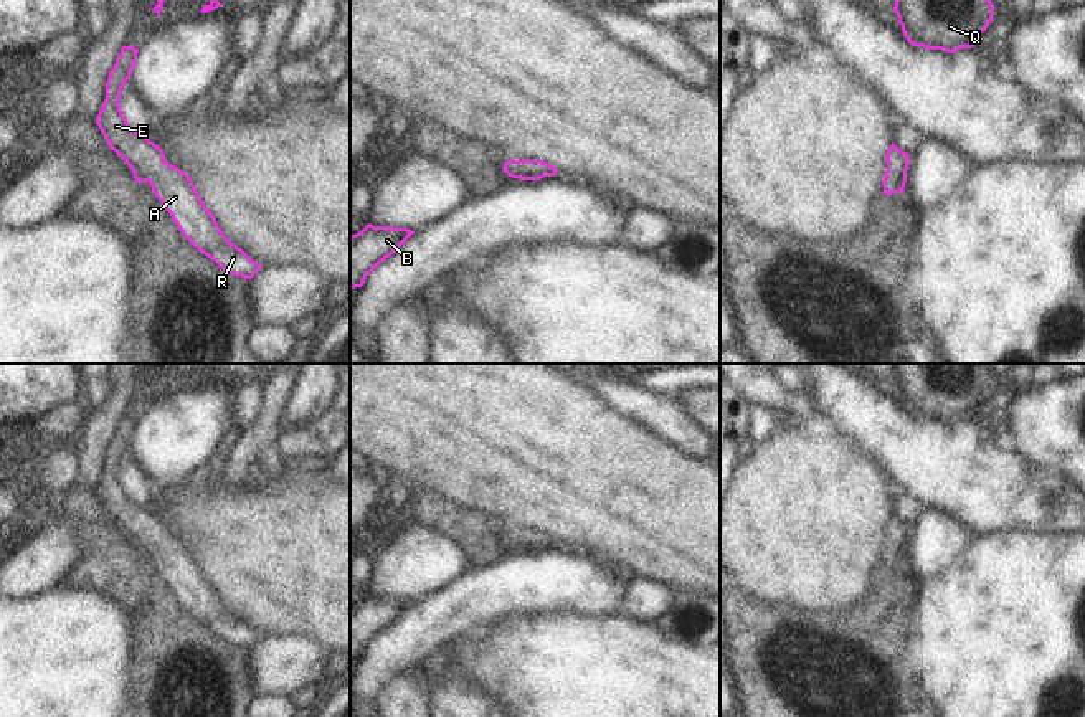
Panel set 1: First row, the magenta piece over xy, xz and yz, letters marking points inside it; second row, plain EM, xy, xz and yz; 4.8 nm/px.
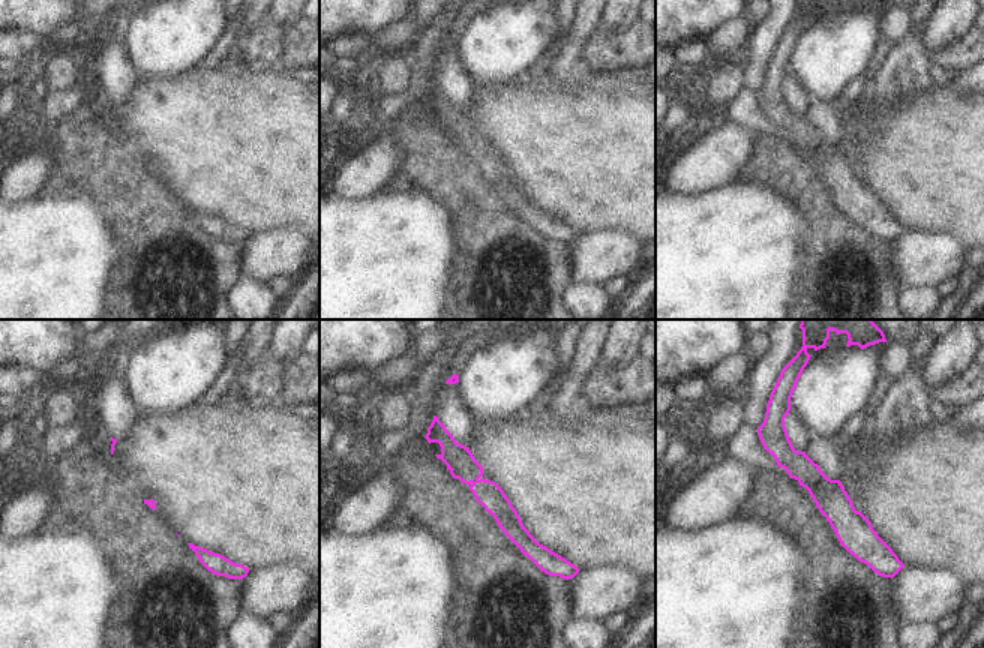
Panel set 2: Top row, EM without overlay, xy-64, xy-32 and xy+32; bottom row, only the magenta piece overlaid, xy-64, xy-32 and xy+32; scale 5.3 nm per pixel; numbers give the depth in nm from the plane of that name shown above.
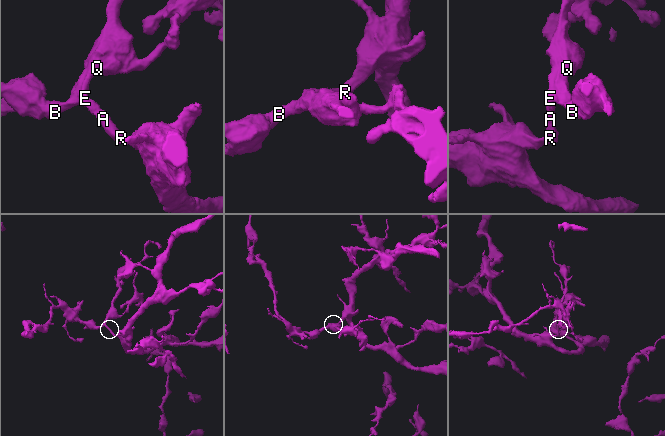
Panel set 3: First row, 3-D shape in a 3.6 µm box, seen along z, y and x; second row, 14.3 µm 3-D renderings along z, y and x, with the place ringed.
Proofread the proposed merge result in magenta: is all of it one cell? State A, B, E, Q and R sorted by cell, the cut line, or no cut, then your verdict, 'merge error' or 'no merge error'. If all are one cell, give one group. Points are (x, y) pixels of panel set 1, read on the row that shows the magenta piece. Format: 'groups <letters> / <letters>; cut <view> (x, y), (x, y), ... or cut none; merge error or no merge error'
groups A B E Q R; cut none; no merge error

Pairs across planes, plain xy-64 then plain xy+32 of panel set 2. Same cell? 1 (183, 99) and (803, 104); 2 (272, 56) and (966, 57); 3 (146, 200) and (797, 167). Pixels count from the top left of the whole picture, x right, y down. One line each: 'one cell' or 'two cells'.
1: two cells
2: one cell
3: one cell

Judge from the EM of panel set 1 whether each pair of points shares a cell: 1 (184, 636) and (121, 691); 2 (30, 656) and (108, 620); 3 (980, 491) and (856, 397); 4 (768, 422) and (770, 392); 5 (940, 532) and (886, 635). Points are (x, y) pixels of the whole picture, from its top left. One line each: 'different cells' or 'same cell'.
1: different cells
2: same cell
3: same cell
4: different cells
5: different cells

